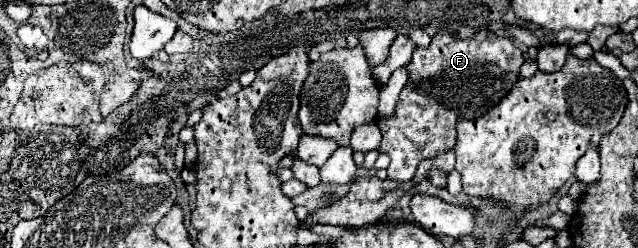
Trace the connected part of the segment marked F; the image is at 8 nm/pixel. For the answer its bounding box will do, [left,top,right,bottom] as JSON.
[377,30,525,182]

